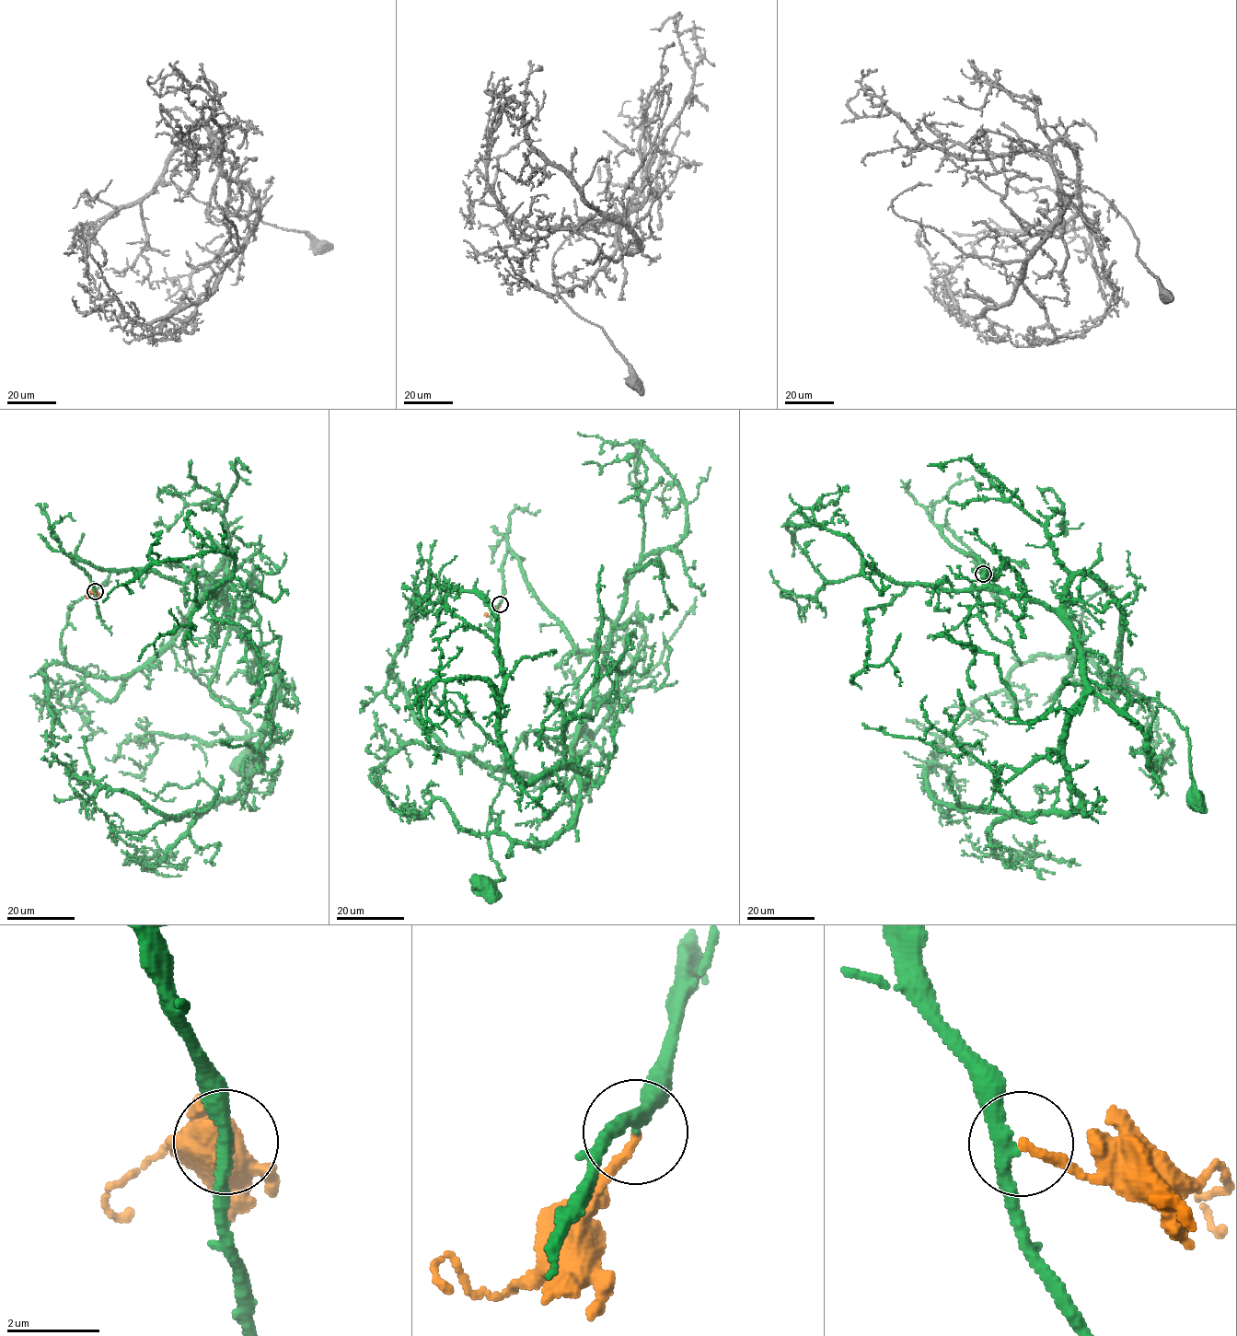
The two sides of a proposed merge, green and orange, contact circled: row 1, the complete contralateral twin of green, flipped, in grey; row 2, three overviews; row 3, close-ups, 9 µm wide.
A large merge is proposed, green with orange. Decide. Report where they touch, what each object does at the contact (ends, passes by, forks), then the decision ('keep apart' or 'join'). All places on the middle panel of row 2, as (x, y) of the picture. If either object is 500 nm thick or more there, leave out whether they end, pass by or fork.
place (500, 604); green passes by; orange ends; keep apart

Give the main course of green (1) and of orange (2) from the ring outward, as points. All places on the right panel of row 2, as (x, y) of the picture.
1: (983, 573), (939, 528), (988, 584), (1059, 617), (1069, 648), (1170, 709), (1186, 728), (1193, 799)
2: (983, 573), (998, 575), (998, 580)

